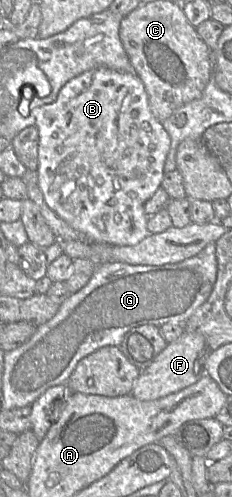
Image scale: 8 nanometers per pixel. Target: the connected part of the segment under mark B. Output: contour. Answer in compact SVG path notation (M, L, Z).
M106 67L86 71L70 79L60 89L54 102L35 108L34 115L36 118L35 126L37 126L39 131L38 185L48 207L73 229L81 232L88 242L133 246L147 237L150 234L147 228L149 216L145 213L144 204L161 187L164 166L171 146L171 138L163 127L162 122L151 112L148 94L139 76L136 73L121 72Z

